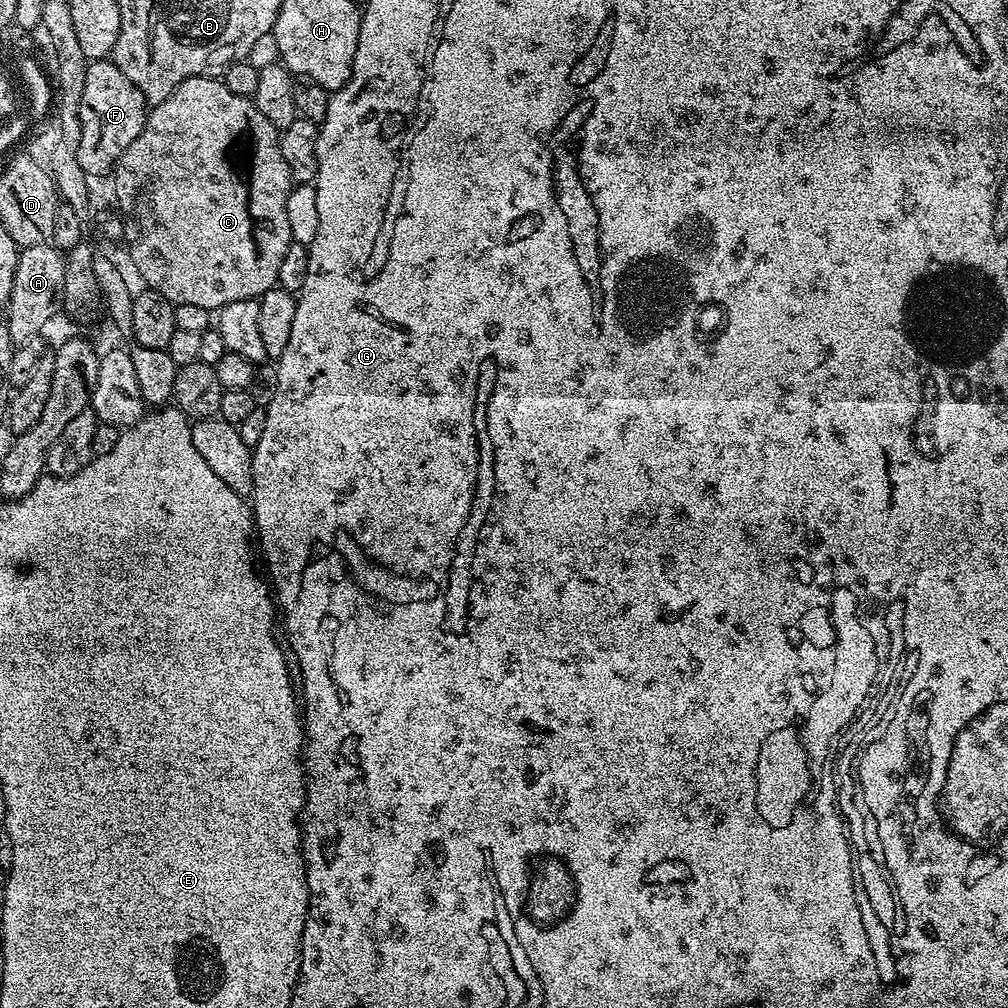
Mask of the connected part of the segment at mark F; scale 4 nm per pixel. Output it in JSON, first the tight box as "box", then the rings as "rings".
{"box":[76,59,150,178],"rings":[[[111,59],[91,61],[86,70],[86,84],[83,87],[80,122],[81,140],[78,142],[76,158],[88,178],[104,176],[115,169],[120,156],[142,134],[144,121],[148,119],[150,105],[144,99],[142,90],[118,70]]]}

